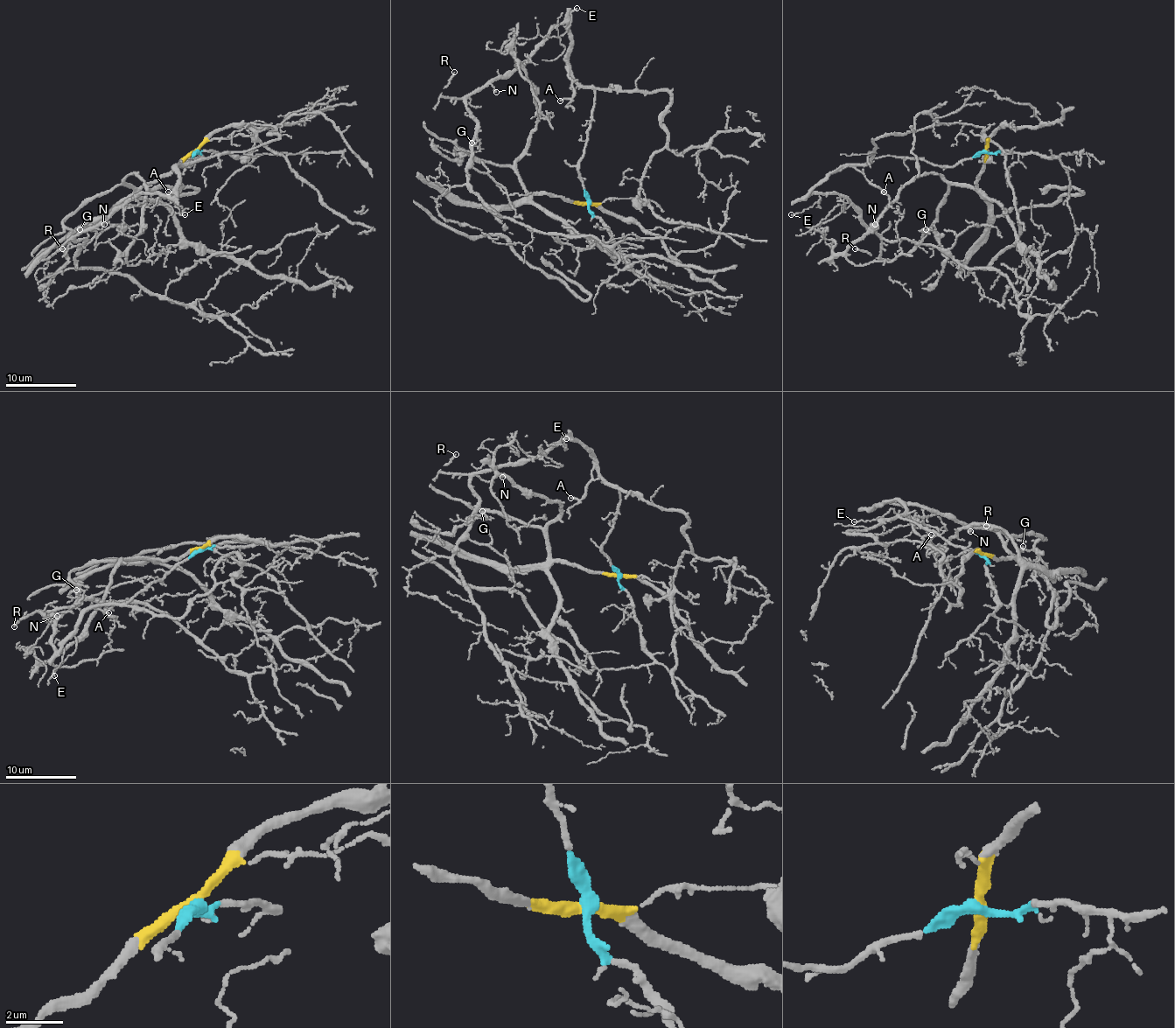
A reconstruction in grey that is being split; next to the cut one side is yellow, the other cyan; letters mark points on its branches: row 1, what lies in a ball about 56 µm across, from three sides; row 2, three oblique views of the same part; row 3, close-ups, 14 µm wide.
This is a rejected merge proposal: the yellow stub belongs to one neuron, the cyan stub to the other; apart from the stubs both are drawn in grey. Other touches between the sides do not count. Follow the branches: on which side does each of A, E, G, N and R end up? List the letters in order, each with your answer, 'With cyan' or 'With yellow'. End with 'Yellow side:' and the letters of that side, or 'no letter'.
A: With cyan
E: With cyan
G: With cyan
N: With cyan
R: With cyan
Yellow side: no letter

